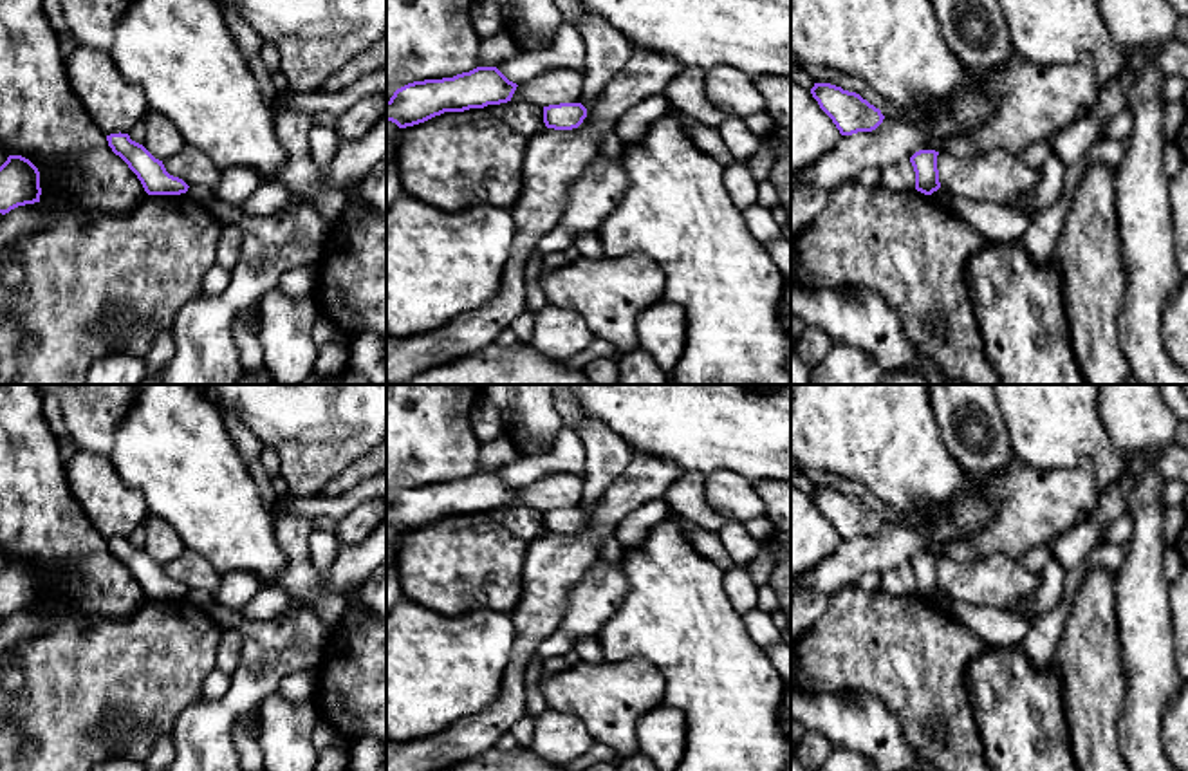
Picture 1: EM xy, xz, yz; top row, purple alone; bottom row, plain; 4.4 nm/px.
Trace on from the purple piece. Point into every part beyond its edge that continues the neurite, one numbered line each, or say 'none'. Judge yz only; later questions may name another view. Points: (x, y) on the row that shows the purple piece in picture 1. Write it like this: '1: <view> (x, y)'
none

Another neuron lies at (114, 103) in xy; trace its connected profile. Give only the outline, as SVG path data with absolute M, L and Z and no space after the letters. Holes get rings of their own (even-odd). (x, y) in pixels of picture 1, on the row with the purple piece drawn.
M67 47L65 70L76 98L105 134L128 134L146 116L144 92L130 83L105 51Z

